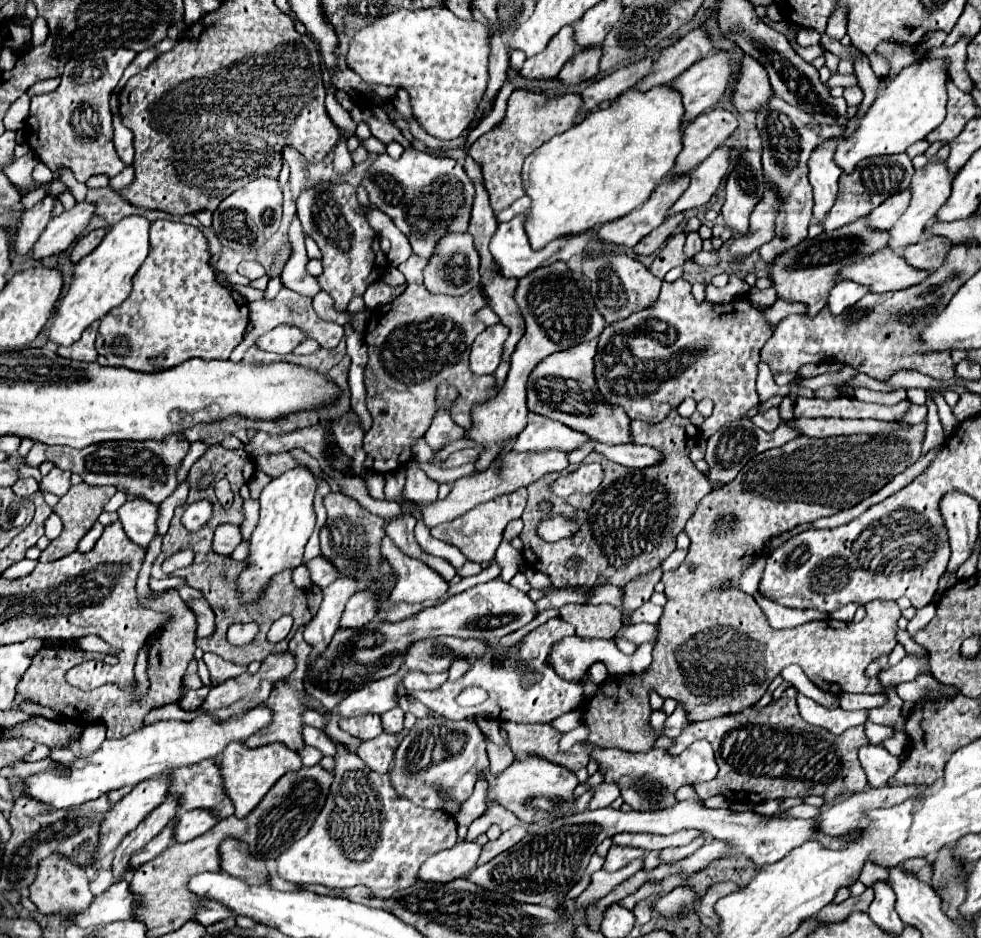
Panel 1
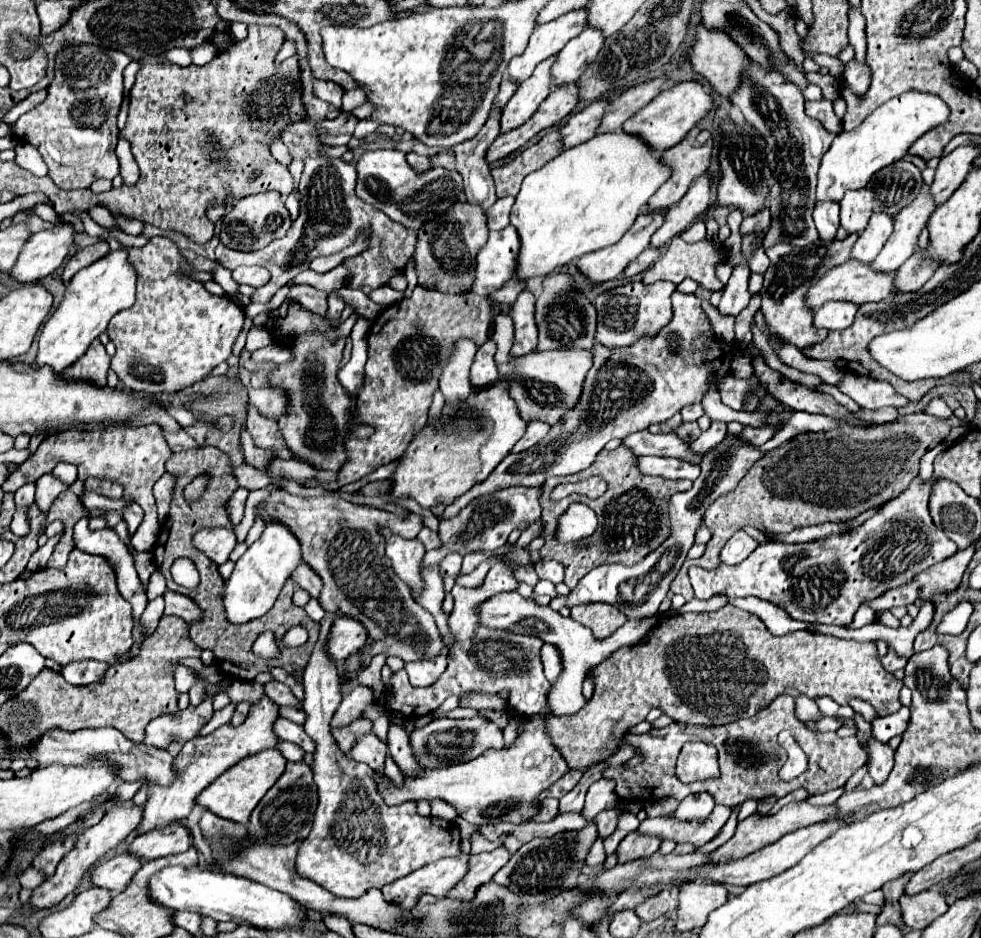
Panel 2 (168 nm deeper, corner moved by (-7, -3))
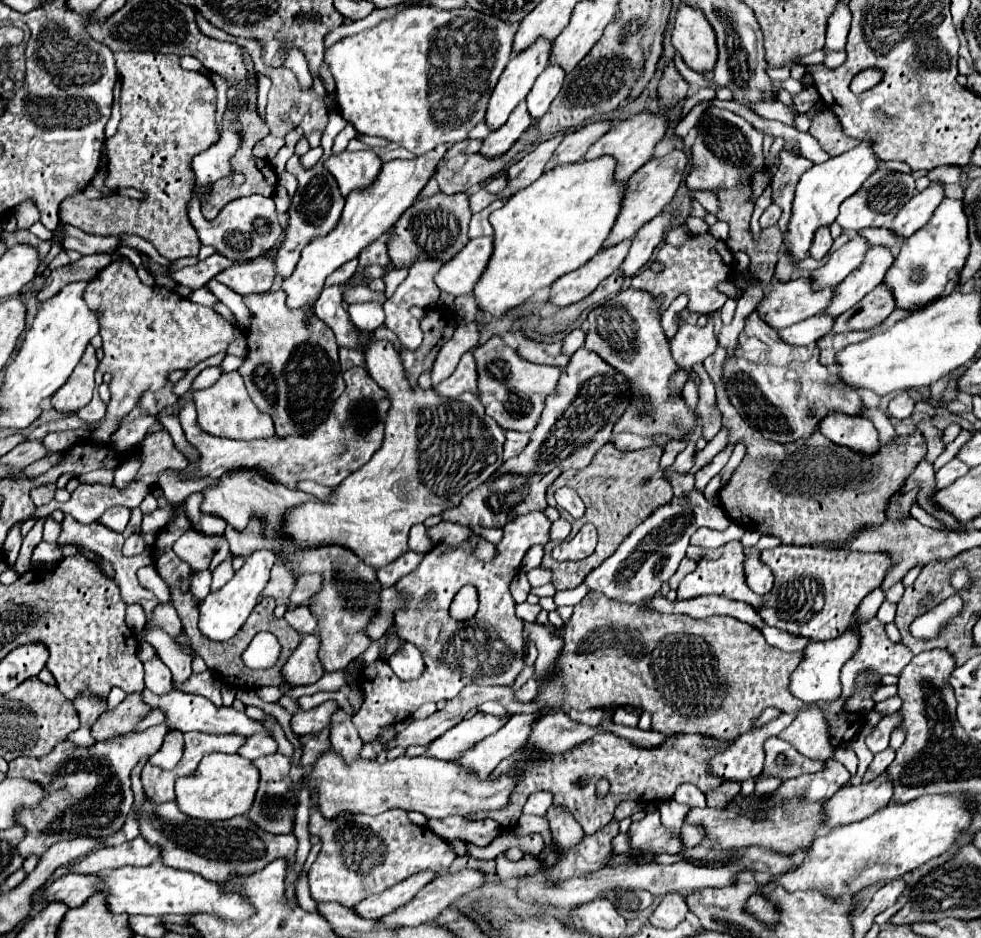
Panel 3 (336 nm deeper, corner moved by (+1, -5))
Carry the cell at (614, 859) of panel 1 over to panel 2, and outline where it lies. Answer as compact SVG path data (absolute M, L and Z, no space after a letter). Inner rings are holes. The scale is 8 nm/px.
M629 833L621 845L619 845L619 863L627 863L639 857L649 857L653 855L661 845L661 837L653 837L653 835L643 835L643 833Z

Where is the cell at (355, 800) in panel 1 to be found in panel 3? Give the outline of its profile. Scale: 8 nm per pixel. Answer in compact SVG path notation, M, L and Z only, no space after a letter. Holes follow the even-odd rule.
M313 803L309 833L321 839L321 851L307 873L311 897L319 903L337 901L345 907L355 907L361 899L381 893L421 869L449 871L457 857L447 839L427 827L413 825L407 819L407 811L385 811L375 817L345 813L327 819Z

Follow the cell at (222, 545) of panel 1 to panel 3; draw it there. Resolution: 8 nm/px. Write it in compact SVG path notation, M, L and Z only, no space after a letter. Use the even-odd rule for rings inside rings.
M195 529L185 531L173 545L173 551L193 567L193 571L209 569L209 563L215 555L215 547L221 535L207 535Z

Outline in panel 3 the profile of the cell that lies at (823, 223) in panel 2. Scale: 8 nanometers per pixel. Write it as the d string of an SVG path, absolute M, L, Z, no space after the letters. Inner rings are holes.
M819 227L817 233L815 233L815 237L813 237L809 255L811 255L813 259L823 259L823 257L829 253L831 245L833 245L833 239L831 239L831 235L829 235L829 227Z

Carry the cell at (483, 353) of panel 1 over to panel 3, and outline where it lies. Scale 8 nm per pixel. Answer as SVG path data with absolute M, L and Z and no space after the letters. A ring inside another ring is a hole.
M467 351L461 357L455 373L447 377L435 391L441 397L457 397L465 391L477 391L477 363L473 351Z

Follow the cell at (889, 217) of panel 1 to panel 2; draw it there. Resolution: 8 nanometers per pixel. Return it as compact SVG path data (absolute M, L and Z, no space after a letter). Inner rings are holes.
M875 213L869 219L869 225L865 231L859 233L857 243L851 249L851 259L859 263L869 263L877 257L877 253L883 249L885 239L893 231L893 219L885 213Z

